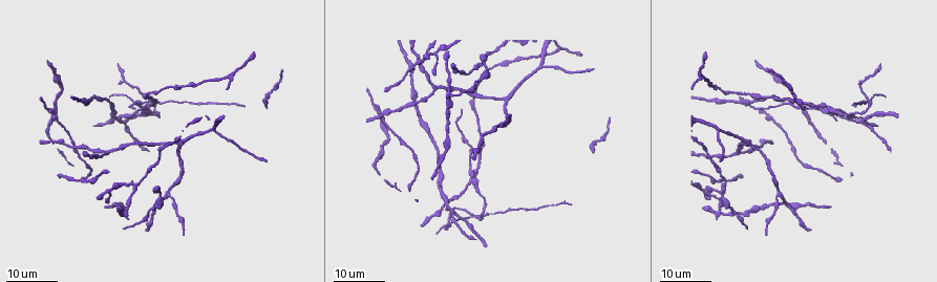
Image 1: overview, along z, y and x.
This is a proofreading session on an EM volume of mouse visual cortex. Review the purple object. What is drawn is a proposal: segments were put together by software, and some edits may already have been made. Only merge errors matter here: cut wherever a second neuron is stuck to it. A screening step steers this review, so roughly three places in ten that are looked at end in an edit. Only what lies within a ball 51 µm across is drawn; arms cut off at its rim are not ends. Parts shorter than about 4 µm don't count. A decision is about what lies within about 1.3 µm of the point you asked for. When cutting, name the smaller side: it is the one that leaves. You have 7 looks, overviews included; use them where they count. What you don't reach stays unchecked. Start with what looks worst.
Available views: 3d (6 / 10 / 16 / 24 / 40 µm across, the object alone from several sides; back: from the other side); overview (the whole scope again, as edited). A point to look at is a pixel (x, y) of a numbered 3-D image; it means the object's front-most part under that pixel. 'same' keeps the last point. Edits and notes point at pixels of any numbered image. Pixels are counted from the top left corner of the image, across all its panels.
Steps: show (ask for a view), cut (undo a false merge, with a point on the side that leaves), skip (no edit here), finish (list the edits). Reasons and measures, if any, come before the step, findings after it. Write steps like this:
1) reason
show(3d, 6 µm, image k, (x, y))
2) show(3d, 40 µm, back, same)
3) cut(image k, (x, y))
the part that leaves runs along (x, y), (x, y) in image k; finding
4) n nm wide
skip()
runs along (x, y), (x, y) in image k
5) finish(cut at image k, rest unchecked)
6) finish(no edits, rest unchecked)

three-way junction
show(3d, 16 µm, image 1, (214, 130))

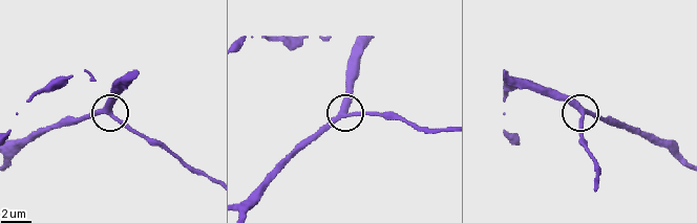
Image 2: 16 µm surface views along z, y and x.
zoom in
show(3d, 6 µm, image 2, (583, 115))

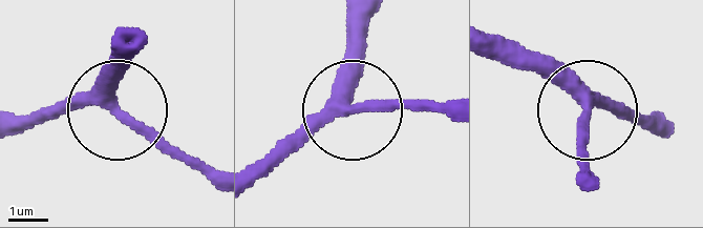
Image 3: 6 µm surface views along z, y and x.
290 nm wide
skip()
one neuron here

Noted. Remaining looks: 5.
show(3d, 16 µm, image 1, (750, 101))

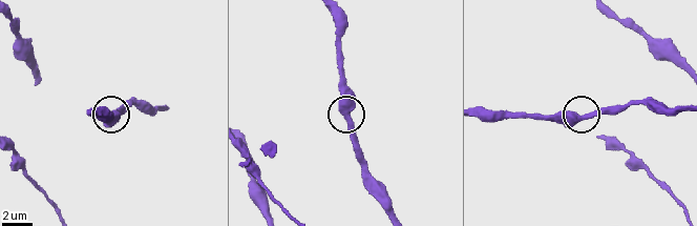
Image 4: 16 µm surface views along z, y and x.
show(3d, 6 µm, image 4, (343, 109))

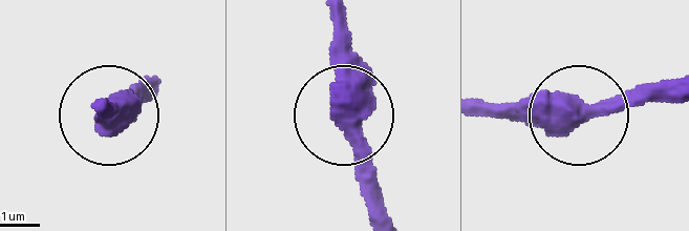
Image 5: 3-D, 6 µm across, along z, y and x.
from behind
show(3d, 6 µm, back, image 5, (578, 118))

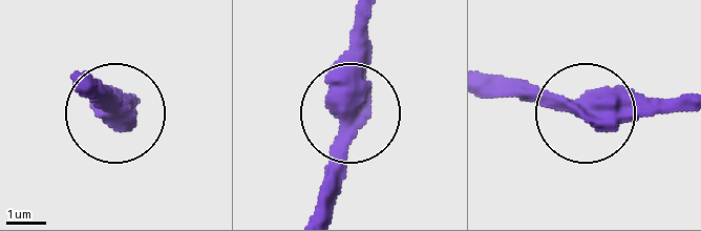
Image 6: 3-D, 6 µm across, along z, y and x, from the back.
skip()
runs along (314, 210), (347, 99), (358, 19) in image 6; continuous, no second neuron

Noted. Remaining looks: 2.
three arms meet
show(3d, 16 µm, image 1, (126, 123))

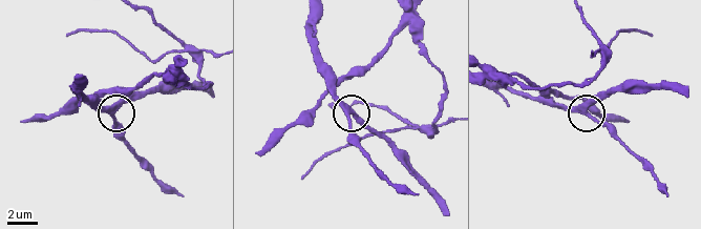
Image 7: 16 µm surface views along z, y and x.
show(3d, 6 µm, image 7, (116, 107))

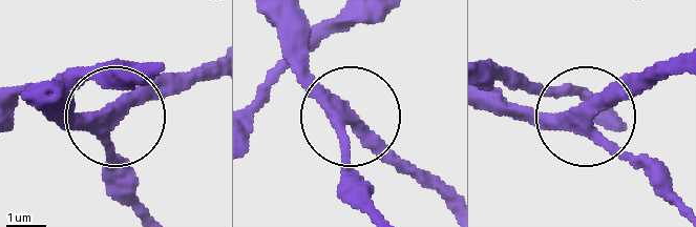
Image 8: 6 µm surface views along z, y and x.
3 arms
skip()
all the same neuron

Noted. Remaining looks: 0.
finish(no edits, rest unchecked)

